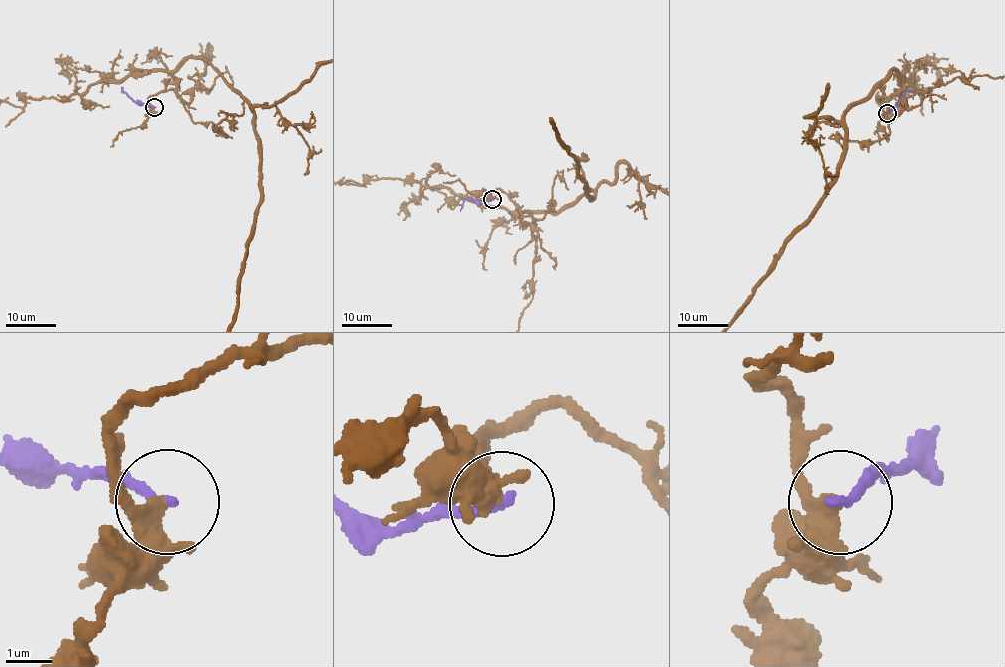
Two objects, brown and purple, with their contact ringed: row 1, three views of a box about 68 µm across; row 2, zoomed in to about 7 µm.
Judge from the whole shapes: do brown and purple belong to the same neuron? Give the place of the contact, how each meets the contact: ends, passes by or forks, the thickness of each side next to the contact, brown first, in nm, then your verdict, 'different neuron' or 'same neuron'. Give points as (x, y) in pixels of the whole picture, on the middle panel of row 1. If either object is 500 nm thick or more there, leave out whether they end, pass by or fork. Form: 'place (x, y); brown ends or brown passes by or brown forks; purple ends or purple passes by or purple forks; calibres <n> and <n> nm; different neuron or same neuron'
place (492, 199); brown passes by; purple ends; calibres 320 and 200 nm; different neuron

